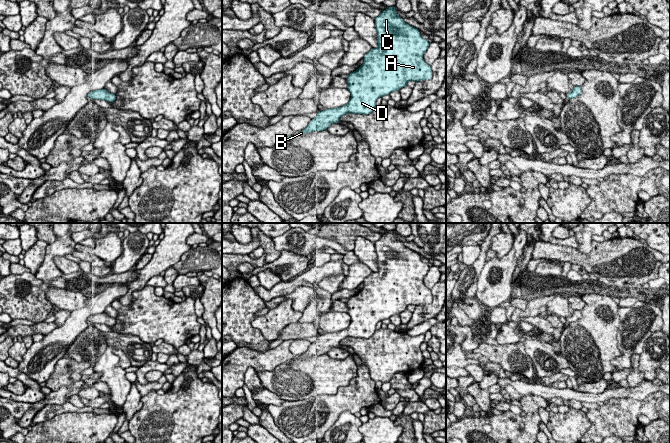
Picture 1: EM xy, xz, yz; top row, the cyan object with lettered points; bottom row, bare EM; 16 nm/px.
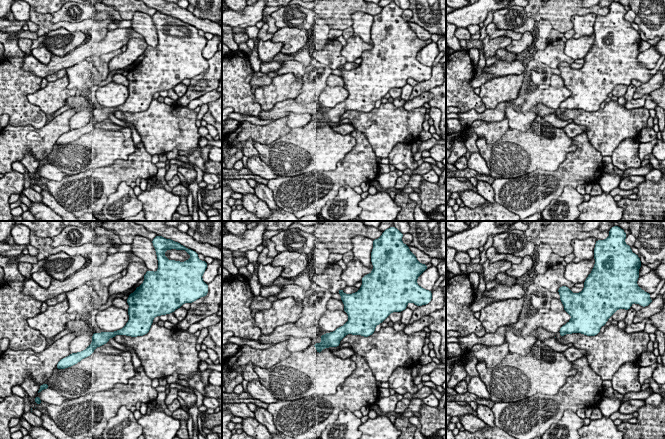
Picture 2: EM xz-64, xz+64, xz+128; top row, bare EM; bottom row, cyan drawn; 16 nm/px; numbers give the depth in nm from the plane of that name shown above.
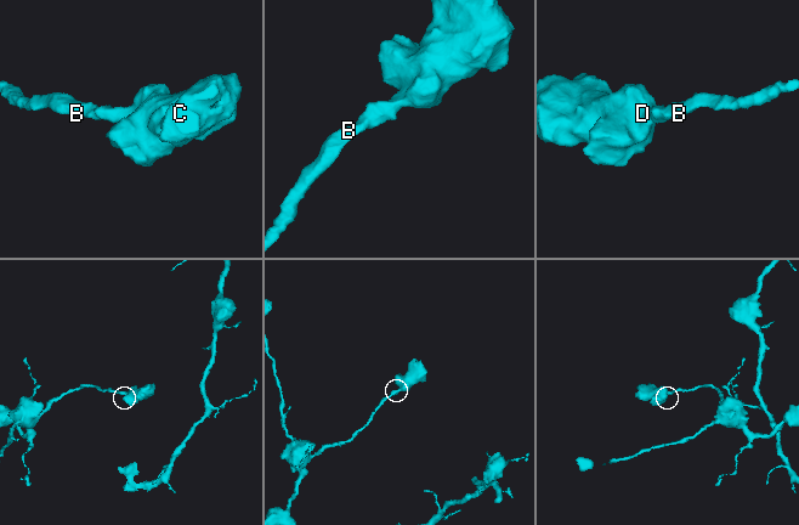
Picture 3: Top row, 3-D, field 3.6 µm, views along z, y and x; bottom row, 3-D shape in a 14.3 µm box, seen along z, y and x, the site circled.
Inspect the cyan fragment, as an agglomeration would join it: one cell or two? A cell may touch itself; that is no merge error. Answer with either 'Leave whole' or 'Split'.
Leave whole

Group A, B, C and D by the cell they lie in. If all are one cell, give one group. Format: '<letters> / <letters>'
A B C D

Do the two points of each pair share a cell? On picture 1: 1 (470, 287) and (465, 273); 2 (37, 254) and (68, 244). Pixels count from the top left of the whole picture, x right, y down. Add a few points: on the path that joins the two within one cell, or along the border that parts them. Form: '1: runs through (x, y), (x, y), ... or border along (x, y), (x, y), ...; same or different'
1: runs through (467, 284), (467, 276); same
2: border along (48, 244), (45, 249), (45, 257), (36, 273); different

